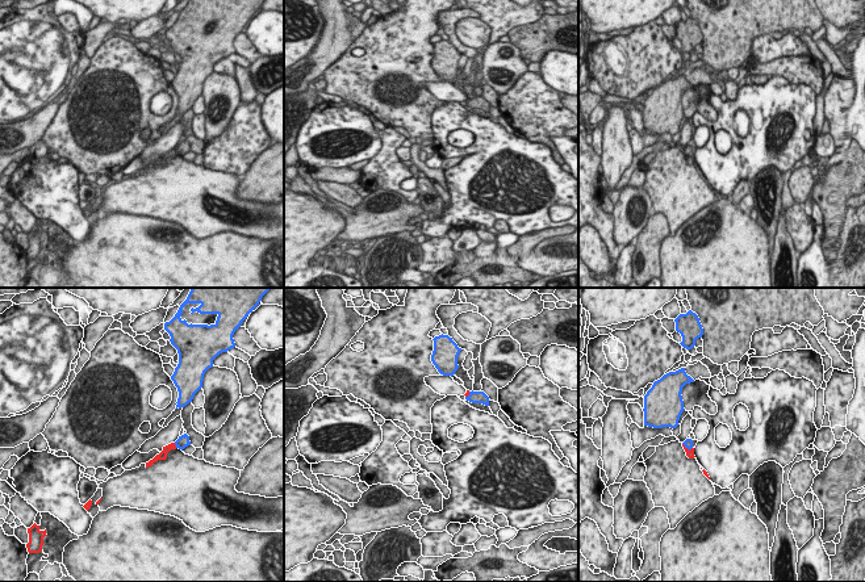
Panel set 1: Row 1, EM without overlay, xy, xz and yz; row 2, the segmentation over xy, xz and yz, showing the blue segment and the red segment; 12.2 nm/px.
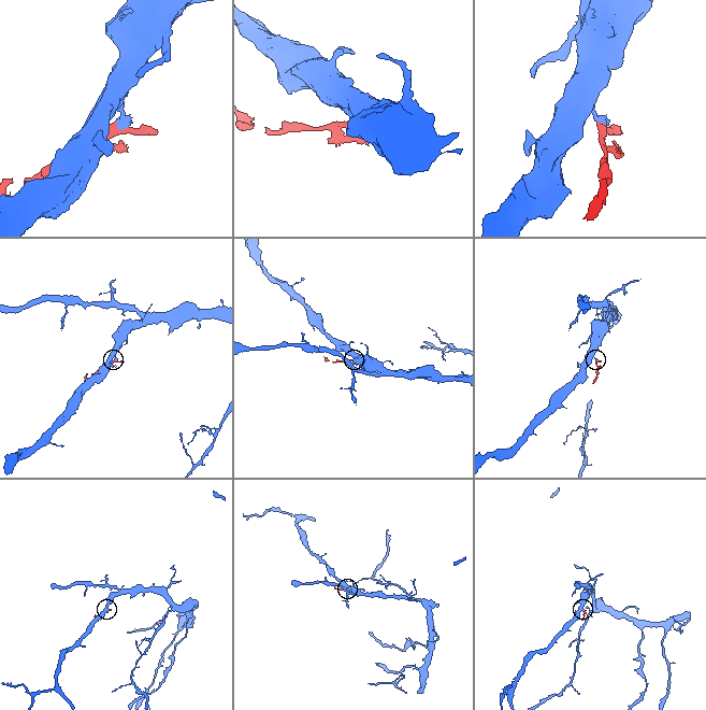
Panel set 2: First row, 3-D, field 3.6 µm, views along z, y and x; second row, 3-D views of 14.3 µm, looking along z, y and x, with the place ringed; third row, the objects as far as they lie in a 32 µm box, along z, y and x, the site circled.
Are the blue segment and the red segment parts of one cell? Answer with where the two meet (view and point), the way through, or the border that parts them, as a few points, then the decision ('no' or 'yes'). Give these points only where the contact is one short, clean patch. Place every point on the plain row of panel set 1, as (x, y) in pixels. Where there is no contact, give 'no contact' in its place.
contact xy (175, 150); border xy (174, 149), (176, 153); no

